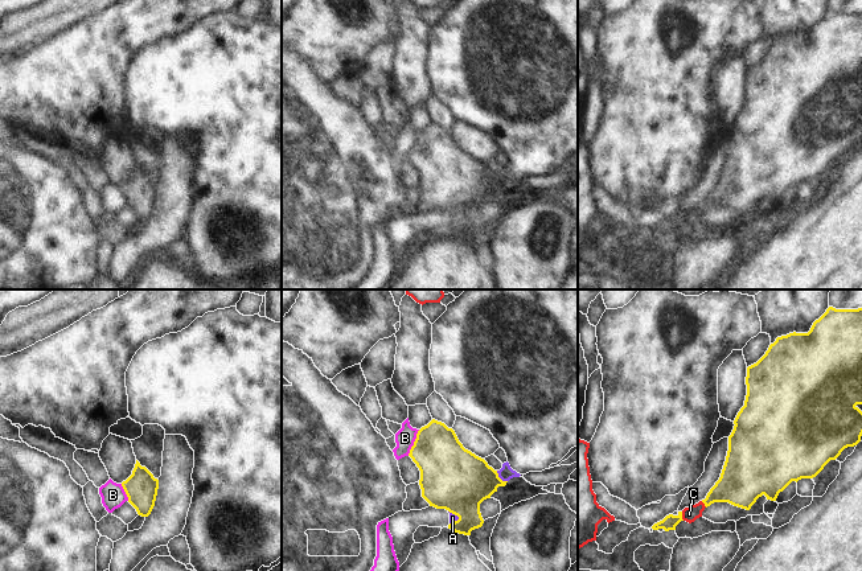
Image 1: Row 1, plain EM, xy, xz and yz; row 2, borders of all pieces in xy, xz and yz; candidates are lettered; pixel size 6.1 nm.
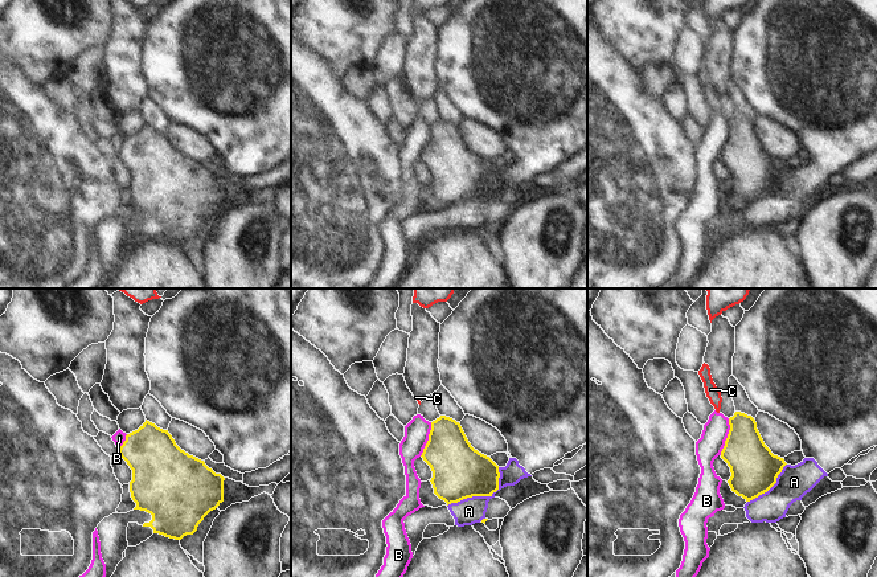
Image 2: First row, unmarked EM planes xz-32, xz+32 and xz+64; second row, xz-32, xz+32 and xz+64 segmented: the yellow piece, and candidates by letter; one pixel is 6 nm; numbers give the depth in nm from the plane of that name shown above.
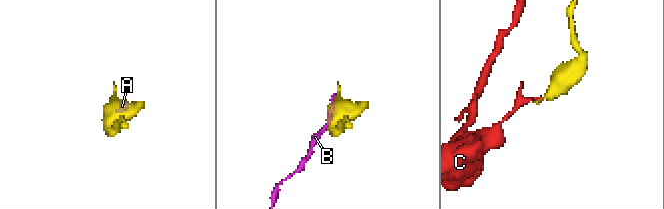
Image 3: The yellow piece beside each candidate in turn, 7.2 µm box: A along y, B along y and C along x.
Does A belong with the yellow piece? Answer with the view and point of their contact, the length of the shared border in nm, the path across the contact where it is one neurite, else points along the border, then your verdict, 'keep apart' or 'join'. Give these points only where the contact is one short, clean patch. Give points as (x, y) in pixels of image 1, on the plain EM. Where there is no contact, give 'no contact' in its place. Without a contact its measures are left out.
contact xz (499, 181); length 100 nm; keep apart

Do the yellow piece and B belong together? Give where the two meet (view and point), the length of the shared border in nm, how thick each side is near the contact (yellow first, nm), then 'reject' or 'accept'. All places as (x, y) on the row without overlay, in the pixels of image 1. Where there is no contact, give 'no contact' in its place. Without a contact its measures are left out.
xz (414, 147) | 180 nm | 320/120 nm | reject

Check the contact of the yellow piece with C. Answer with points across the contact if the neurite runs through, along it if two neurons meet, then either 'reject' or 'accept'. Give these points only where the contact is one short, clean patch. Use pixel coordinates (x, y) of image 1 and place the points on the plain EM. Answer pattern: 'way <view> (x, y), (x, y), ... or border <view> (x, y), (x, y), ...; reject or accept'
border yz (681, 216), (684, 224); reject

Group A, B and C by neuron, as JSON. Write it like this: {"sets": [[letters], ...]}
{"sets": [["A"], ["B", "C"]]}

